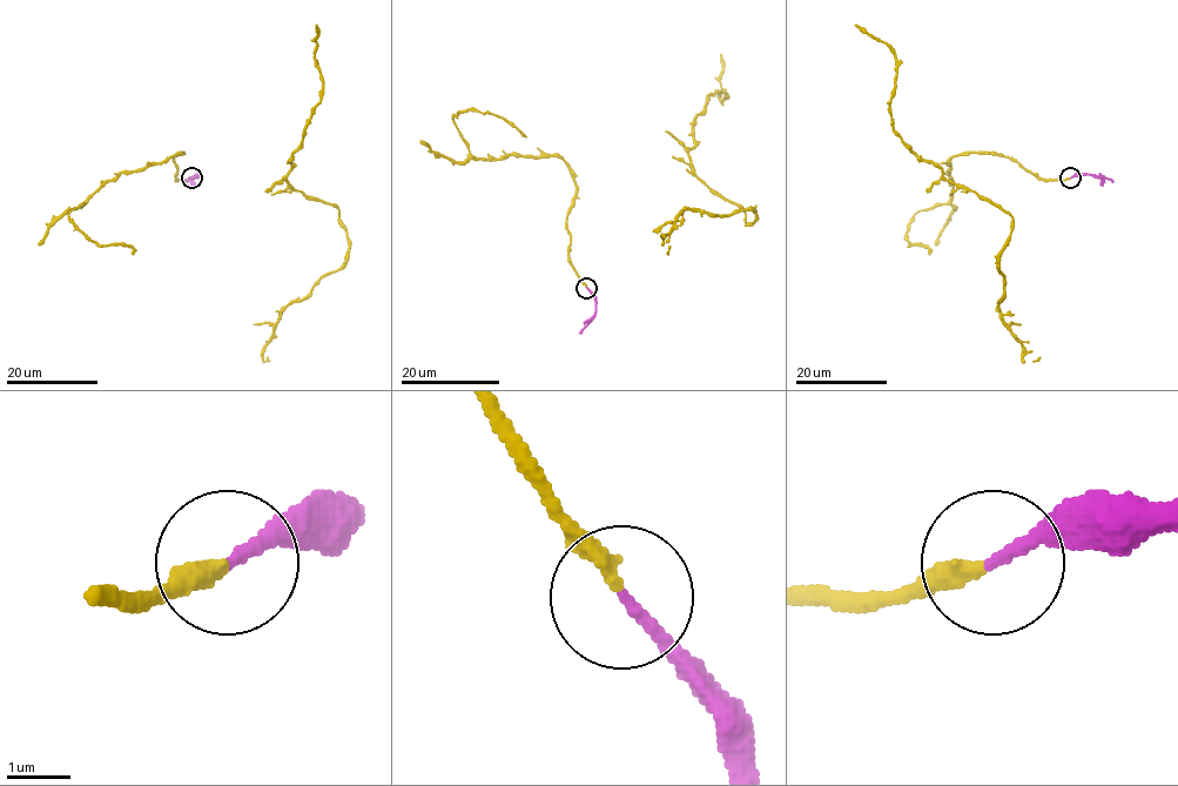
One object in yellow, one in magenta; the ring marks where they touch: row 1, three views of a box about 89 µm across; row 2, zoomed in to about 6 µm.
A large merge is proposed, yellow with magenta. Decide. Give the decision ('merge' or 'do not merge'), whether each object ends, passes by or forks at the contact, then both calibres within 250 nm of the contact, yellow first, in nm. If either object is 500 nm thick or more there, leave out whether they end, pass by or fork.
merge | yellow ends | magenta ends | 280/180 nm

